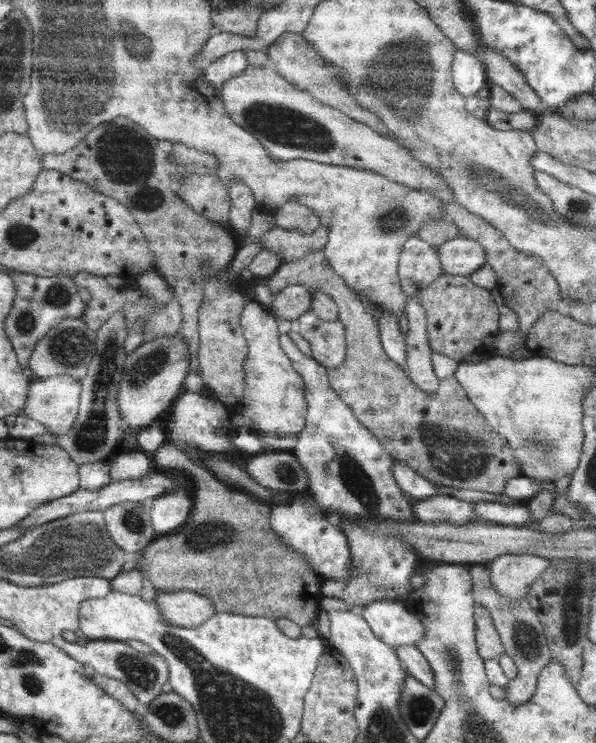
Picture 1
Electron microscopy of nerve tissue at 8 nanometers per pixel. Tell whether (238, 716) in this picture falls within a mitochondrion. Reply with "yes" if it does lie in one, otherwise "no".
yes

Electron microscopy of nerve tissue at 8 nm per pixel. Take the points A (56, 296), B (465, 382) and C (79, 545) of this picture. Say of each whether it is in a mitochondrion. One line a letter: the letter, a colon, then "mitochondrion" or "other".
A: mitochondrion
B: other
C: mitochondrion

